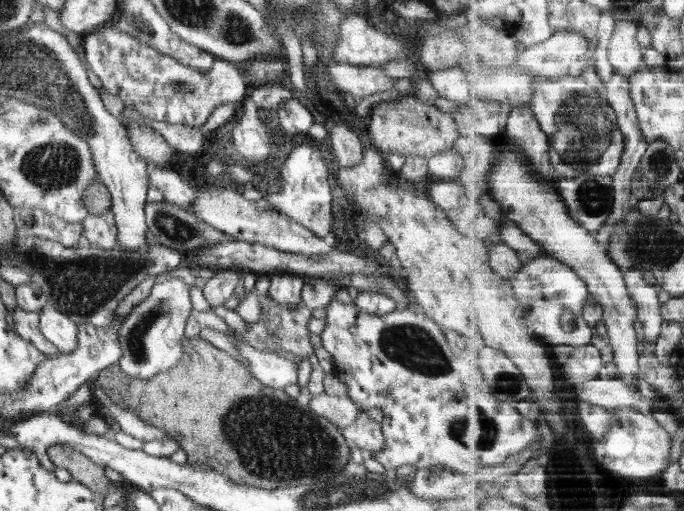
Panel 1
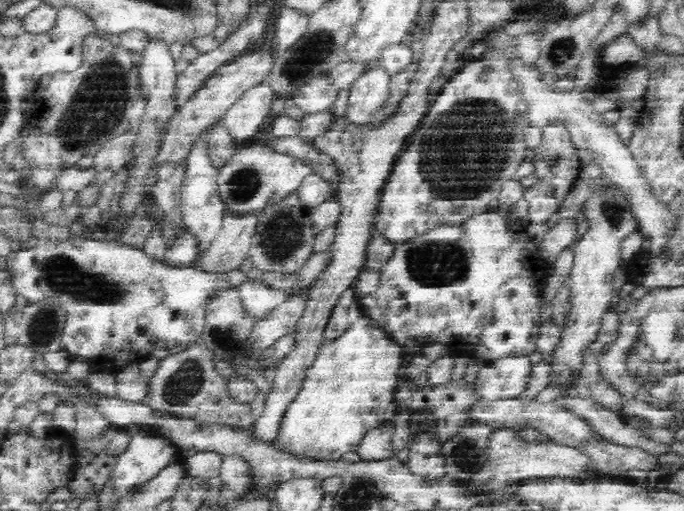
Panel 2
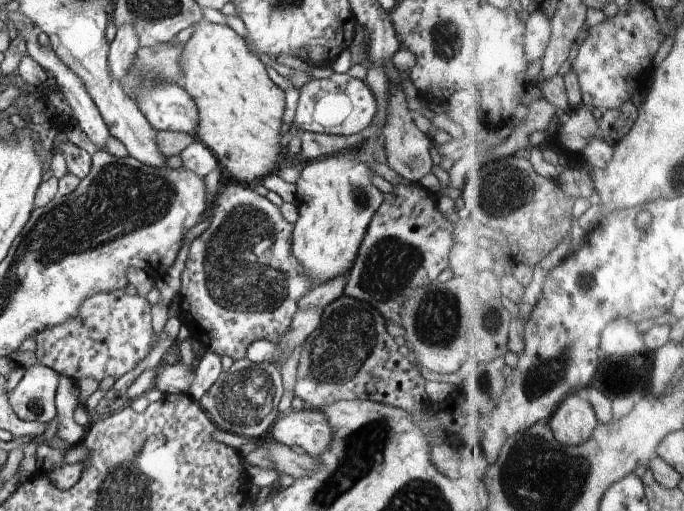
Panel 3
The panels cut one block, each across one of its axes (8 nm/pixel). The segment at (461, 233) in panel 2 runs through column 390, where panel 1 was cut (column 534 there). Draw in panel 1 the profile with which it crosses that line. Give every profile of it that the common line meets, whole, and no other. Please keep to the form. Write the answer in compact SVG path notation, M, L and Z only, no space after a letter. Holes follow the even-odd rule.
M546 252L525 261L512 279L520 301L528 310L529 320L536 334L542 334L547 343L554 342L554 346L571 345L574 348L592 344L592 338L596 335L595 329L578 334L566 331L562 325L565 310L574 310L580 314L584 310L583 299L593 294L587 280L584 280L575 268Z

